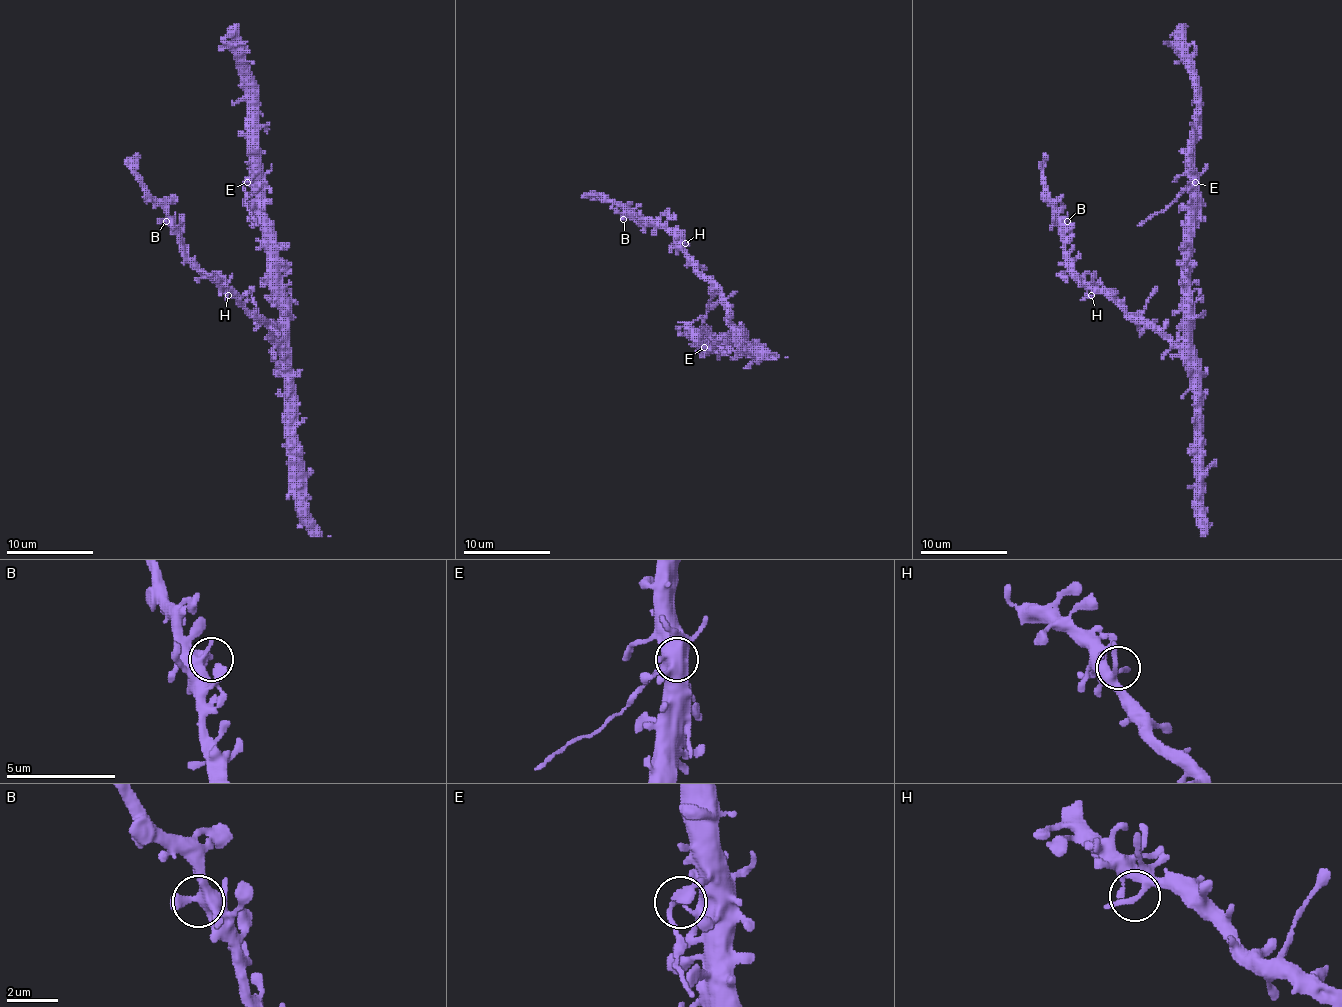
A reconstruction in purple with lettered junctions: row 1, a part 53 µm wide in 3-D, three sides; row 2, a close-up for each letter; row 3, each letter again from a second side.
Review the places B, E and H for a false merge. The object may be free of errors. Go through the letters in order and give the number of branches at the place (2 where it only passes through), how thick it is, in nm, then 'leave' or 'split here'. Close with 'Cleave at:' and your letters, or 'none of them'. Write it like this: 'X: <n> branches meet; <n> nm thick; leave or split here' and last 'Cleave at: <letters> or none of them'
B: 2 branches meet; 280 nm thick; leave
E: 2 branches meet; 200 nm thick; split here
H: 2 branches meet; 240 nm thick; leave
Cleave at: E

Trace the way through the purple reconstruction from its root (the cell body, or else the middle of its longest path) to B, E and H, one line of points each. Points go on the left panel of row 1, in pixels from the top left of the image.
B: (278, 326), (273, 341), (273, 333), (269, 328), (184, 252), (179, 234), (166, 221)
E: (278, 326), (280, 304), (273, 295), (273, 263), (267, 256), (258, 193), (247, 182)
H: (278, 326), (273, 341), (273, 333), (232, 293), (225, 293), (228, 295)

